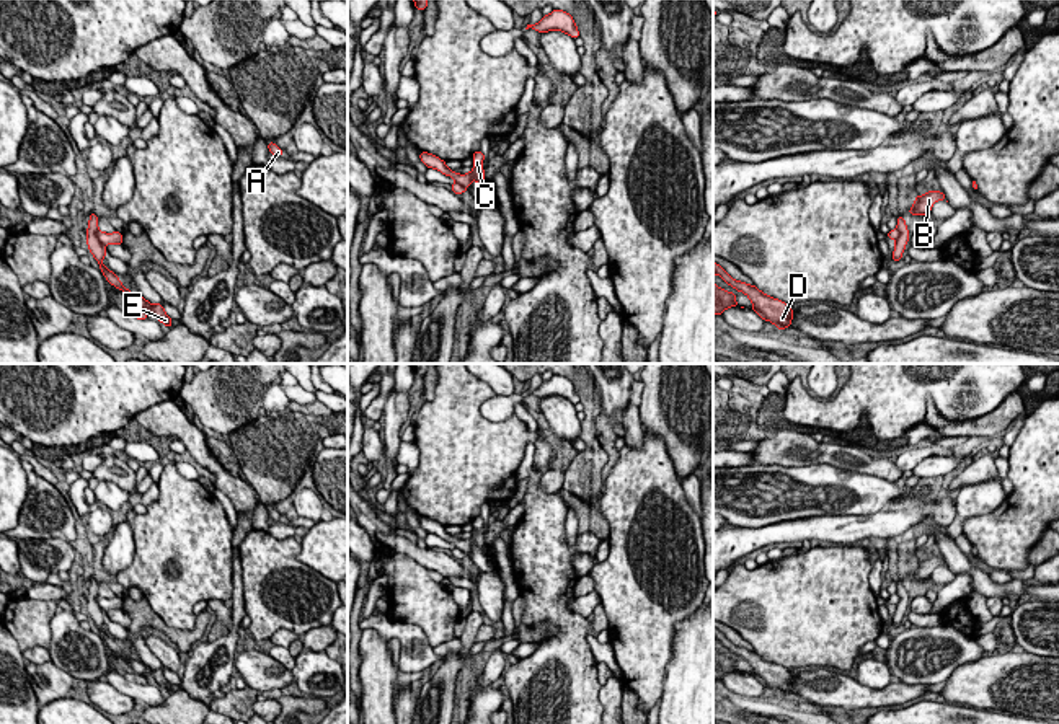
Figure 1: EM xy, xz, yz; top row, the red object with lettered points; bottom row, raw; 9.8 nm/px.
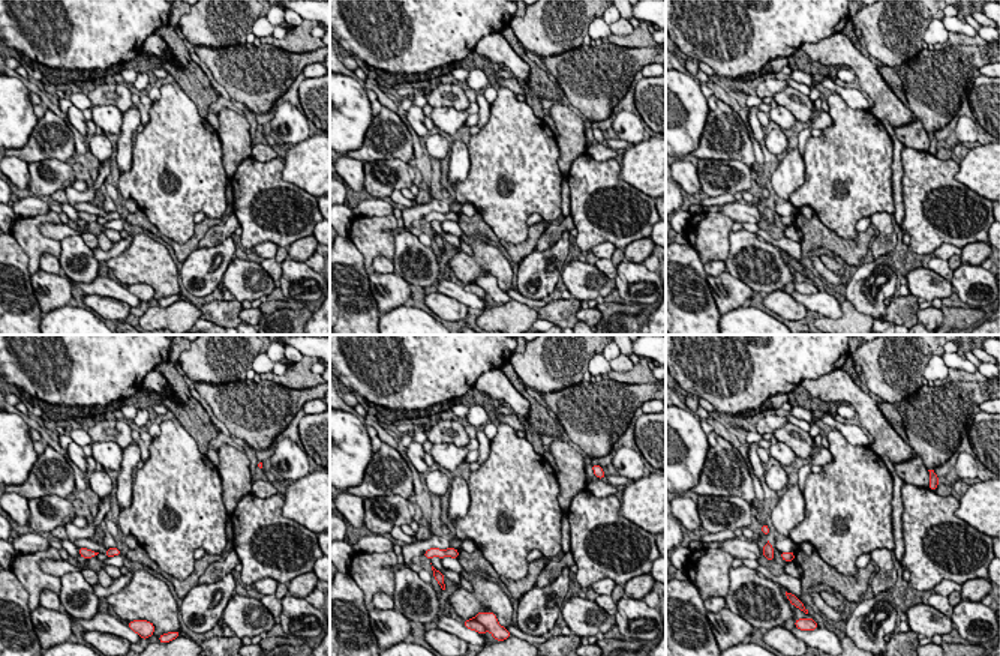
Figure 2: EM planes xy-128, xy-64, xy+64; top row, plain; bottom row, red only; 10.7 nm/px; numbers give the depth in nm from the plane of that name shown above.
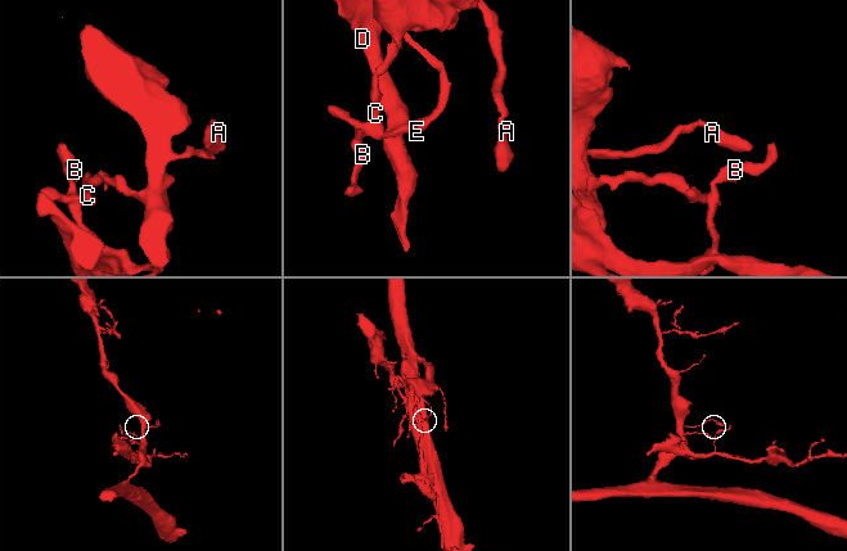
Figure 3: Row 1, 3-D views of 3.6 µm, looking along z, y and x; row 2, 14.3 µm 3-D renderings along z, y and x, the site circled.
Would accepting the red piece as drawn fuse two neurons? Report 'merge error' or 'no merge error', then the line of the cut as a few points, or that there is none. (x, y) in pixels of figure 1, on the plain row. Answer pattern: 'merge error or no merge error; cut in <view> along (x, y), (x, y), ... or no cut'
merge error; cut in xy along (97, 595), (97, 604), (103, 610)

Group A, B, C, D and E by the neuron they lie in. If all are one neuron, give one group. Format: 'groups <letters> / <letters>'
groups A C / B D E

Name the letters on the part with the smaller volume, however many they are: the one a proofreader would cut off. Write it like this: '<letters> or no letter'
B, D, E

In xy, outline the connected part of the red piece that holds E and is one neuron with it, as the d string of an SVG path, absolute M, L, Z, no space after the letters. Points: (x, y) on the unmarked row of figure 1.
M90 577L88 582L90 582L90 587L86 595L86 608L88 608L90 620L93 620L95 625L98 626L100 636L104 639L106 646L116 654L122 656L124 660L132 667L134 672L126 673L124 675L126 680L139 685L147 685L148 682L145 677L150 675L153 678L153 683L162 686L166 693L171 693L173 691L171 683L165 678L162 669L153 670L147 667L144 662L132 659L127 652L121 649L119 642L101 628L106 621L106 616L104 616L104 610L96 602L96 598L100 597L98 582L95 581L95 577Z

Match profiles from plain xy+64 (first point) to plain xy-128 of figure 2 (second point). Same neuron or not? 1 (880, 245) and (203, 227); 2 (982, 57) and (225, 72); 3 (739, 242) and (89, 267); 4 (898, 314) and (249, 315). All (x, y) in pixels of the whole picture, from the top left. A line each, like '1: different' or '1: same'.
1: different
2: same
3: same
4: different

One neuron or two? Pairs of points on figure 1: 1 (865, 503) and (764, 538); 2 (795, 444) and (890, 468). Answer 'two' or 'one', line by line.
1: two
2: one

